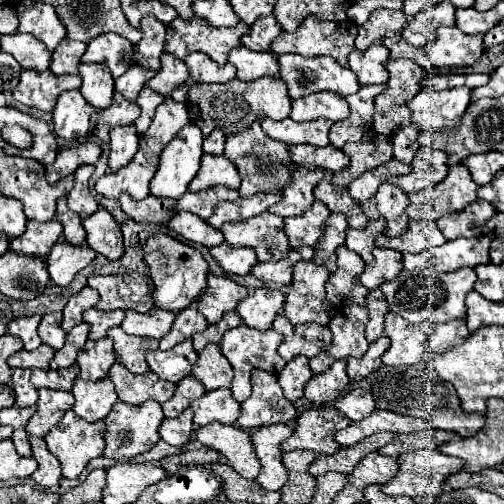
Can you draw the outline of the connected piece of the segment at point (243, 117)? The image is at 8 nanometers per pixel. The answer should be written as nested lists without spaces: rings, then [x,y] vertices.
[[[260,77],[256,81],[240,81],[232,79],[228,83],[198,83],[188,93],[188,113],[192,123],[196,123],[202,129],[202,135],[208,137],[214,129],[222,129],[226,137],[240,133],[242,129],[248,129],[260,113],[270,119],[286,119],[292,111],[292,99],[288,95],[288,89],[280,77]]]

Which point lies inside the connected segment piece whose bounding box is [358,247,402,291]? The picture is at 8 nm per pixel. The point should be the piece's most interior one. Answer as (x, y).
(387, 264)

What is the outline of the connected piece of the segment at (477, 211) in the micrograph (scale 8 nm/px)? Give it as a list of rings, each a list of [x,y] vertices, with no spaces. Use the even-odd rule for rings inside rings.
[[[474,201],[462,213],[452,213],[448,217],[438,219],[438,229],[446,239],[458,237],[480,237],[482,227],[490,217],[494,217],[494,207],[486,201]]]

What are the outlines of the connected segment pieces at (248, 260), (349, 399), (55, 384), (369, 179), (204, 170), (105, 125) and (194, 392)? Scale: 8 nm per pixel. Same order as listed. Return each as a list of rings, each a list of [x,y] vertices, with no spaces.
[[[226,243],[212,247],[210,255],[218,261],[218,265],[228,273],[228,275],[248,275],[252,271],[252,265],[258,263],[256,255],[252,249],[246,247],[230,247]]]
[[[352,389],[342,399],[336,401],[336,409],[342,411],[350,421],[362,421],[376,409],[376,401],[370,391]]]
[[[72,365],[72,367],[66,367],[66,369],[58,369],[58,371],[34,369],[32,371],[32,385],[36,389],[48,387],[48,389],[70,391],[74,381],[76,381],[76,375],[78,375],[78,365]]]
[[[392,159],[386,165],[382,165],[378,169],[372,169],[368,173],[364,173],[362,177],[358,177],[354,183],[350,183],[348,191],[350,191],[352,199],[356,199],[358,203],[364,203],[368,199],[374,199],[376,189],[384,181],[388,181],[388,177],[392,177],[392,175],[406,175],[406,173],[410,173],[410,165]]]
[[[202,155],[202,165],[196,177],[190,181],[190,191],[198,193],[216,185],[238,189],[240,187],[238,171],[224,155]]]
[[[114,93],[112,105],[94,115],[94,135],[100,141],[108,143],[110,129],[114,129],[118,125],[132,125],[138,119],[138,113],[140,113],[140,109],[136,103],[126,101],[120,93]]]
[[[190,375],[184,377],[182,381],[176,383],[176,393],[174,393],[174,397],[162,405],[164,417],[170,417],[170,419],[178,417],[186,407],[190,407],[192,401],[196,401],[196,399],[202,397],[204,393],[206,393],[206,389],[204,389],[194,377],[190,377]]]

